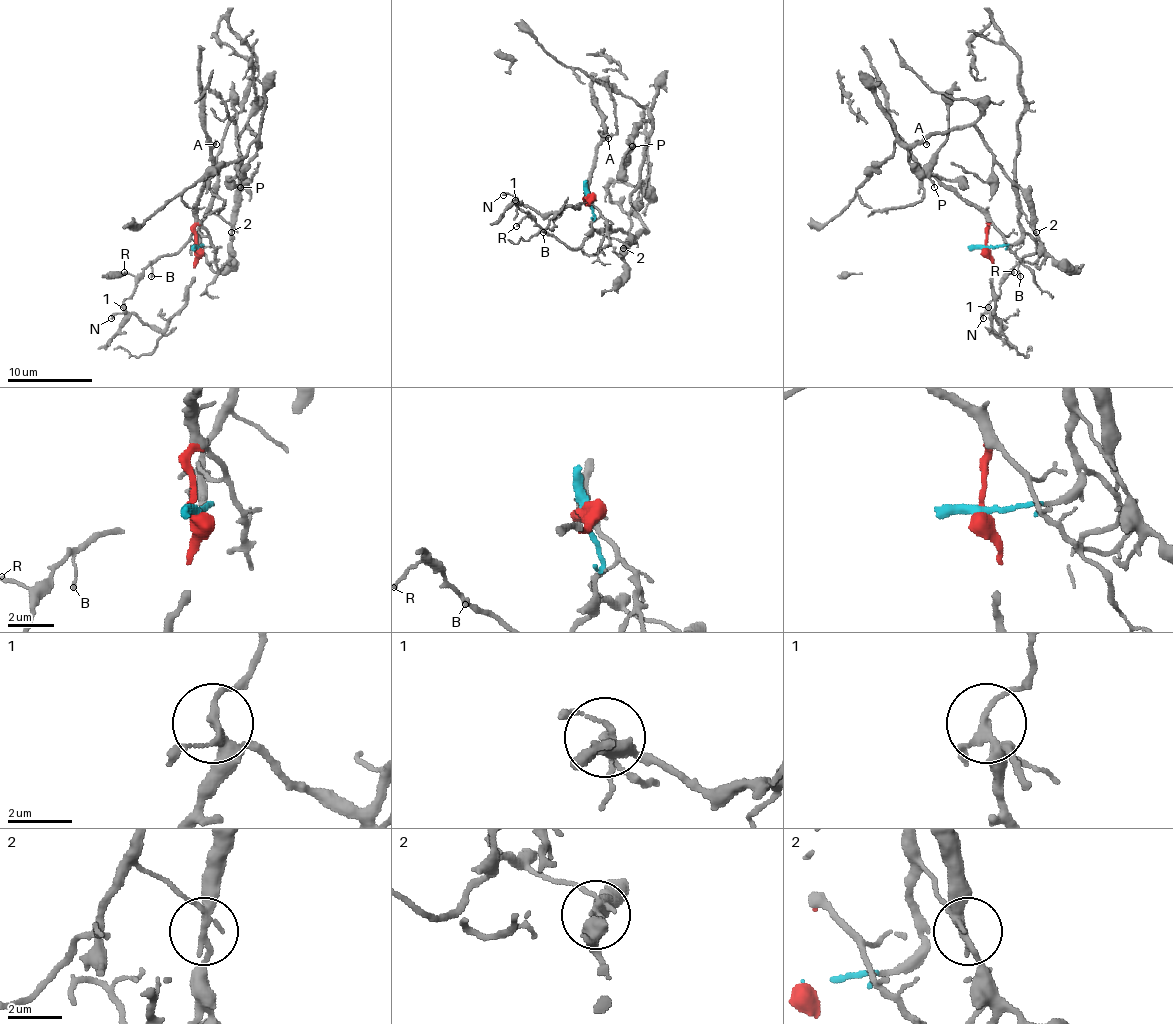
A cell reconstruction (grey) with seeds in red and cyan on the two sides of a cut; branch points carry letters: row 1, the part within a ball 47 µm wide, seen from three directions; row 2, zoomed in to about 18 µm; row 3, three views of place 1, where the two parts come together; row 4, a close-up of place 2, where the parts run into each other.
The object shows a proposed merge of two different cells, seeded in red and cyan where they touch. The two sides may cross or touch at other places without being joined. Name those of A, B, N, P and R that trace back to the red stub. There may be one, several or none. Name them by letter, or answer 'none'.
A, P

